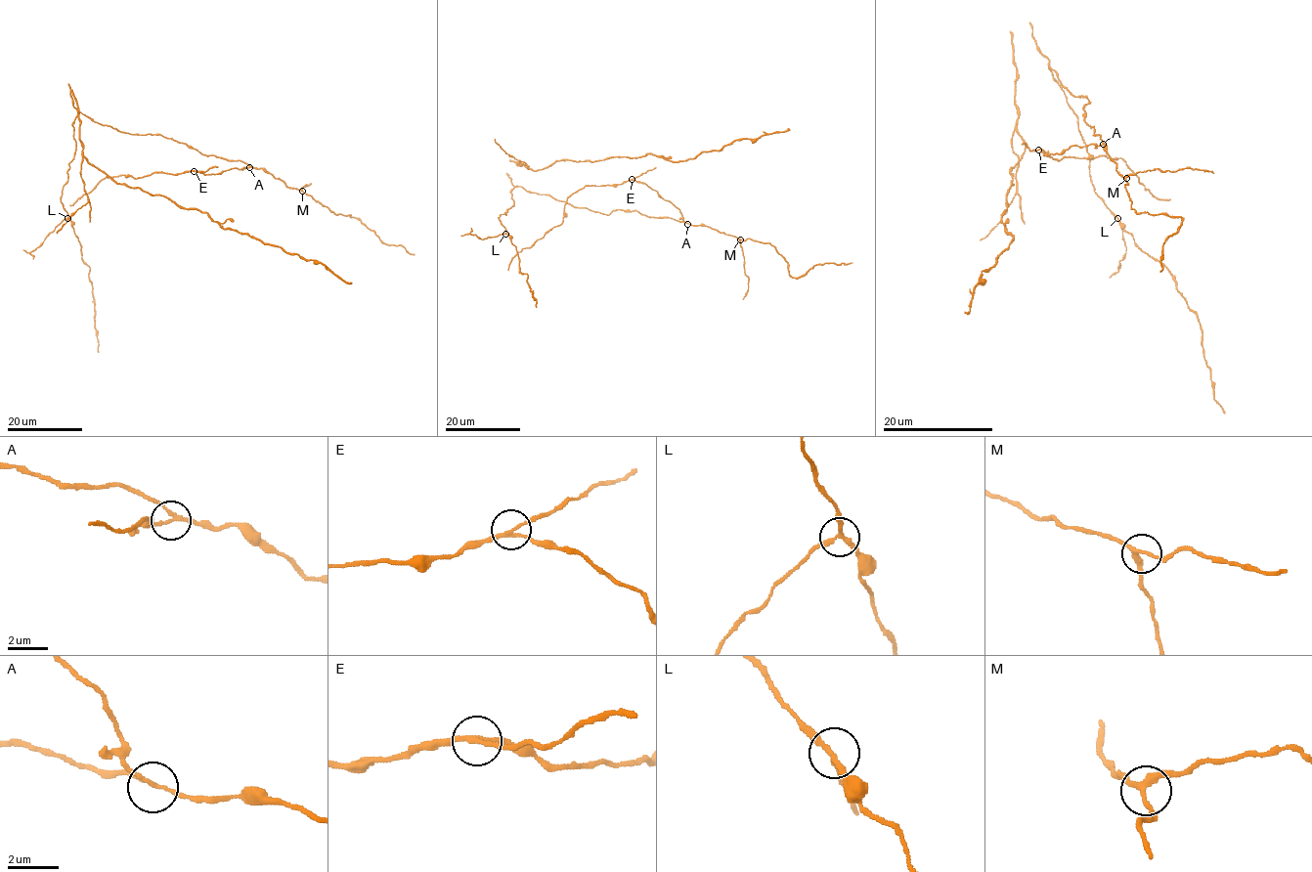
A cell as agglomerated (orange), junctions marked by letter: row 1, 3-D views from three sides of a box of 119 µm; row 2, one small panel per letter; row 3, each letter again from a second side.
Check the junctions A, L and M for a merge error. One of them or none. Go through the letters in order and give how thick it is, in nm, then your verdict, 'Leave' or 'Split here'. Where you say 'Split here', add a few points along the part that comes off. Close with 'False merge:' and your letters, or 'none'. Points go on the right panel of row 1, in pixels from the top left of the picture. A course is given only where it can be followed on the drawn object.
A: Thickness 140 nm. Split here. Course of the part to remove: (1103, 144), (1072, 145), (1060, 153), (1045, 154), (1039, 150), (1060, 160), (1120, 157), (1154, 196), (1170, 198)
L: Thickness 200 nm. Leave
M: Thickness 200 nm. Leave
False merge: A

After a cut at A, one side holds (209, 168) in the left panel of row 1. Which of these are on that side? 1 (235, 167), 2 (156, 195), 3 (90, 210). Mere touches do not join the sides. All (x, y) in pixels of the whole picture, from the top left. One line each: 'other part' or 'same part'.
1: same part
2: other part
3: other part

